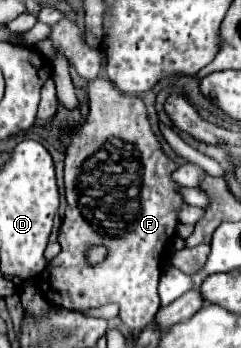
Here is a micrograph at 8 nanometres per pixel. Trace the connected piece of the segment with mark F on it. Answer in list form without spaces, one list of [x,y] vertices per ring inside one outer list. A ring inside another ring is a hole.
[[[62,18],[60,24],[52,28],[50,38],[38,42],[36,48],[46,58],[54,58],[56,50],[64,52],[68,62],[74,64],[76,72],[88,80],[88,116],[74,130],[62,132],[62,142],[66,144],[66,158],[64,158],[66,212],[58,232],[62,252],[47,264],[46,280],[52,290],[44,290],[44,294],[50,304],[72,312],[84,312],[116,302],[120,304],[122,322],[134,332],[140,332],[146,328],[146,322],[154,320],[160,308],[156,288],[162,274],[162,260],[168,252],[168,240],[174,236],[178,224],[178,210],[184,204],[182,196],[176,192],[178,184],[170,180],[170,174],[174,172],[176,166],[162,154],[158,140],[150,130],[144,102],[134,94],[122,94],[112,82],[98,80],[100,58],[104,56],[104,52],[88,48],[78,26],[72,20]],[[92,242],[102,242],[110,250],[108,258],[96,268],[90,268],[84,262],[84,248],[90,246]]]

